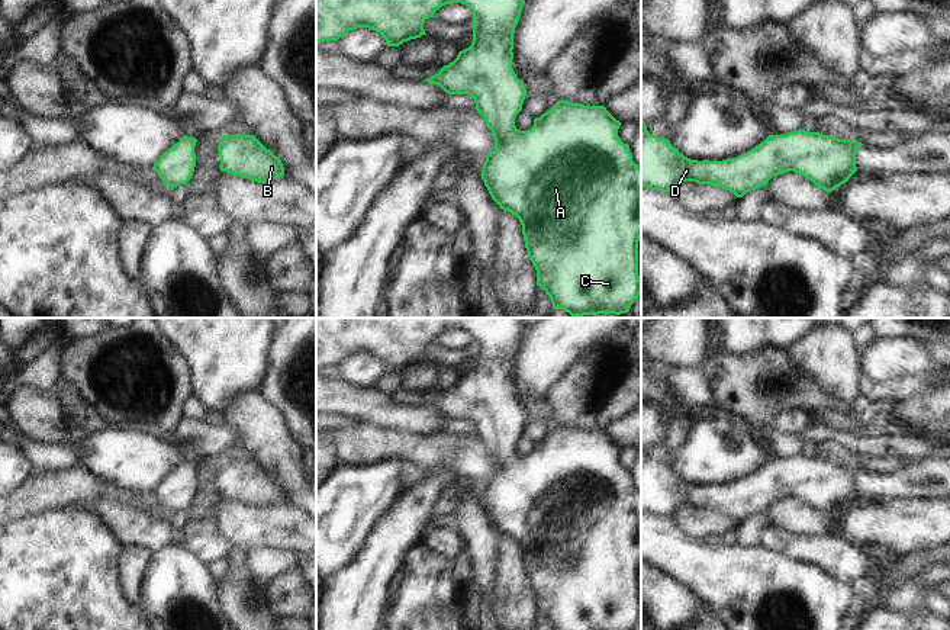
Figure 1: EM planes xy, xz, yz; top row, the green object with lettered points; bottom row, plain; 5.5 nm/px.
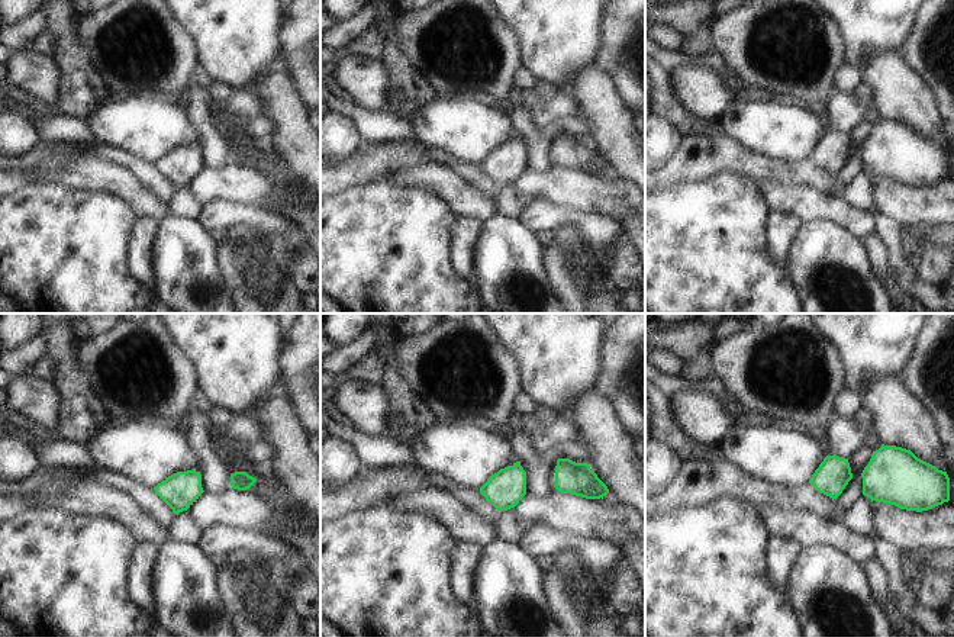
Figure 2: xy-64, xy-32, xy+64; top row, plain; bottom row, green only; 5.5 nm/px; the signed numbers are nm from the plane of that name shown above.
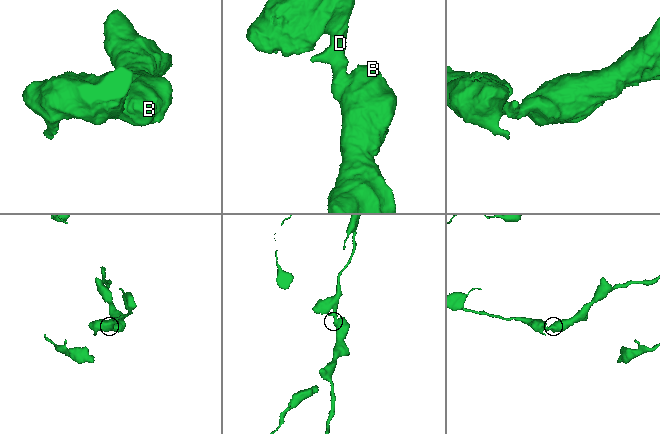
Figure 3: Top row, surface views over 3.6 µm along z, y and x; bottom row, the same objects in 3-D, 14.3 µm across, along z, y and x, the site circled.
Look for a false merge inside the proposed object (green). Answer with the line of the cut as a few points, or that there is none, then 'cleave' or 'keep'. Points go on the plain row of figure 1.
no cut | keep

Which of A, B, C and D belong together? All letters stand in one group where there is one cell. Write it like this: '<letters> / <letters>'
A B C D

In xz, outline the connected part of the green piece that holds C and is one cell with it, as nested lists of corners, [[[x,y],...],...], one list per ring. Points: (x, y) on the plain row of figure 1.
[[[316,318],[316,372],[325,366],[338,366],[342,360],[357,353],[368,353],[379,357],[387,372],[399,372],[410,364],[421,363],[425,359],[424,348],[434,343],[435,337],[445,331],[461,328],[473,337],[473,367],[468,373],[458,377],[457,383],[444,390],[435,401],[426,404],[431,409],[439,411],[448,420],[468,420],[476,427],[476,435],[484,443],[495,465],[495,475],[486,480],[482,495],[482,504],[492,524],[500,534],[515,540],[522,550],[522,560],[529,585],[537,595],[537,611],[545,615],[553,630],[632,630],[641,620],[641,604],[638,601],[638,566],[641,563],[641,492],[632,486],[629,470],[618,462],[621,447],[616,446],[605,431],[585,431],[567,425],[558,425],[551,435],[534,444],[534,451],[528,456],[519,456],[515,451],[515,441],[522,435],[526,414],[512,393],[513,385],[513,359],[519,347],[525,325],[522,318]]]

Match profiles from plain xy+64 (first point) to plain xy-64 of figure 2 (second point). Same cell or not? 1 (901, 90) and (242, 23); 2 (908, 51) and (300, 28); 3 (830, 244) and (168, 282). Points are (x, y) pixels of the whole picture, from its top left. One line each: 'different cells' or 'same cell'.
1: different cells
2: same cell
3: same cell

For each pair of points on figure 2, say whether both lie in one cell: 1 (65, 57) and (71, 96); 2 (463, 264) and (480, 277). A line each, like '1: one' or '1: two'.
1: one
2: two

